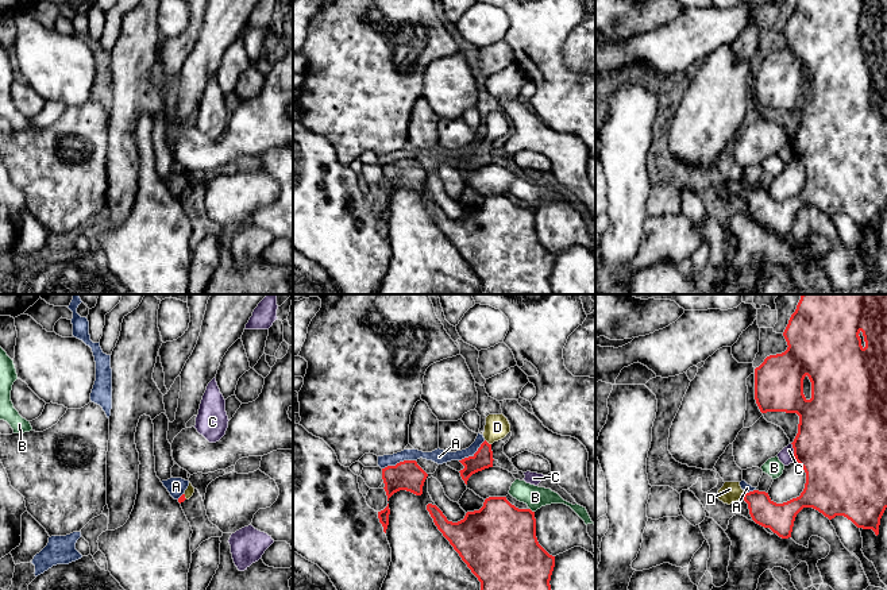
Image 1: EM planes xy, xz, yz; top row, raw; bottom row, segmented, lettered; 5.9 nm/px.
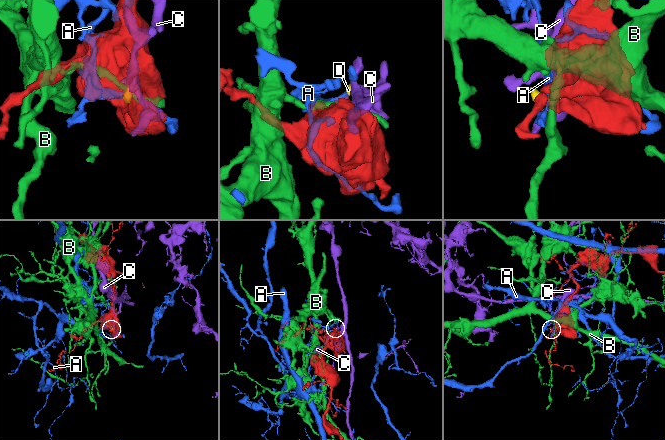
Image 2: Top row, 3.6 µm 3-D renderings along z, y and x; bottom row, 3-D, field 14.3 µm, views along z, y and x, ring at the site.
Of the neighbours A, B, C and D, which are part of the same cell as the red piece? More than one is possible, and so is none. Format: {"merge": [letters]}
{"merge": ["D"]}

